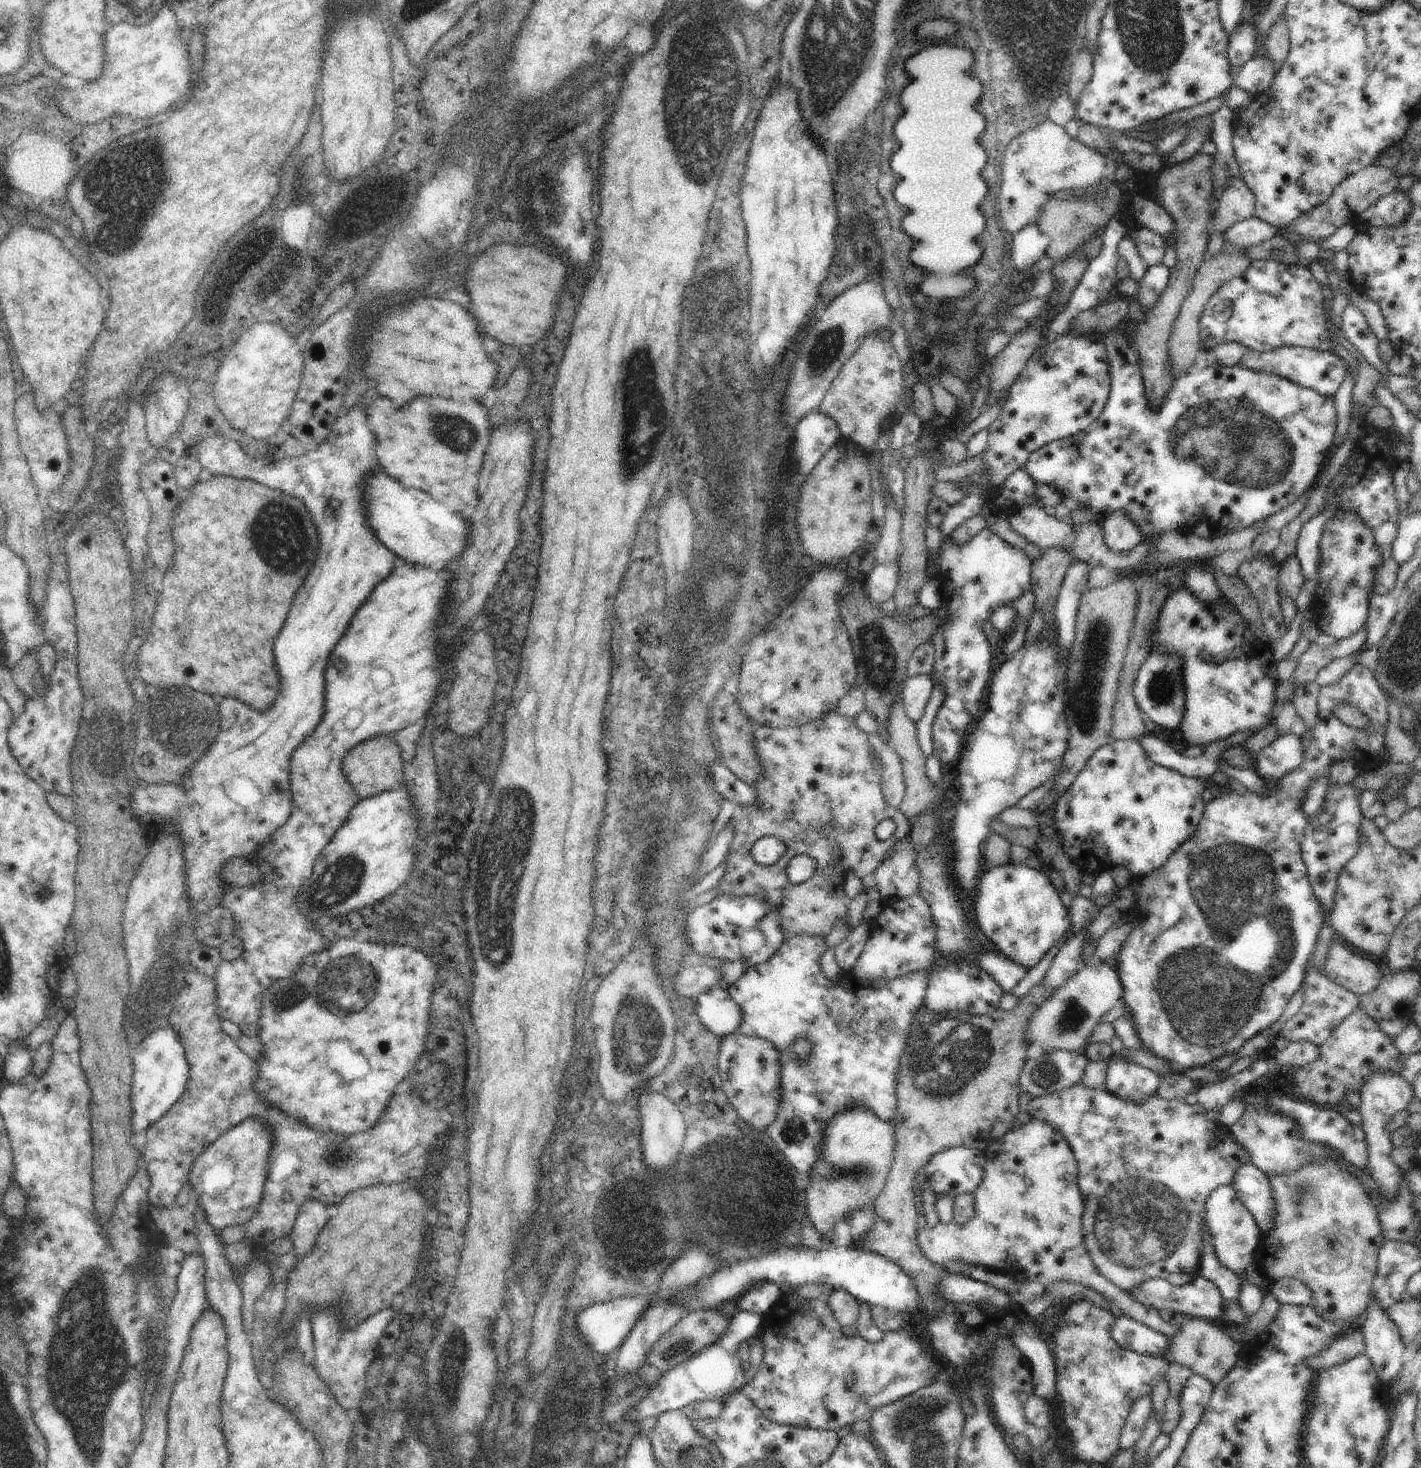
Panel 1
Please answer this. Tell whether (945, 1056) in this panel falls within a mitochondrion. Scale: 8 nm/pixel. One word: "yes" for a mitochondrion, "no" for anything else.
yes

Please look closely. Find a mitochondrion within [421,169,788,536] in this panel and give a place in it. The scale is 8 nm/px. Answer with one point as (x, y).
(703, 391)

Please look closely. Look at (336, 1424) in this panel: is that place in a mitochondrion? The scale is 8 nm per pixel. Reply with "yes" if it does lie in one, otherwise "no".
no

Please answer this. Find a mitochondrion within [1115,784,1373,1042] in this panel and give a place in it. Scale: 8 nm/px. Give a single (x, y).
(1285, 946)

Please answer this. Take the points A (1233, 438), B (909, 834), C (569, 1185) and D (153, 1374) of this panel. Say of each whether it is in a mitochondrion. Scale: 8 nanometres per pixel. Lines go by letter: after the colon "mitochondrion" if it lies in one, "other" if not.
A: mitochondrion
B: other
C: other
D: mitochondrion

